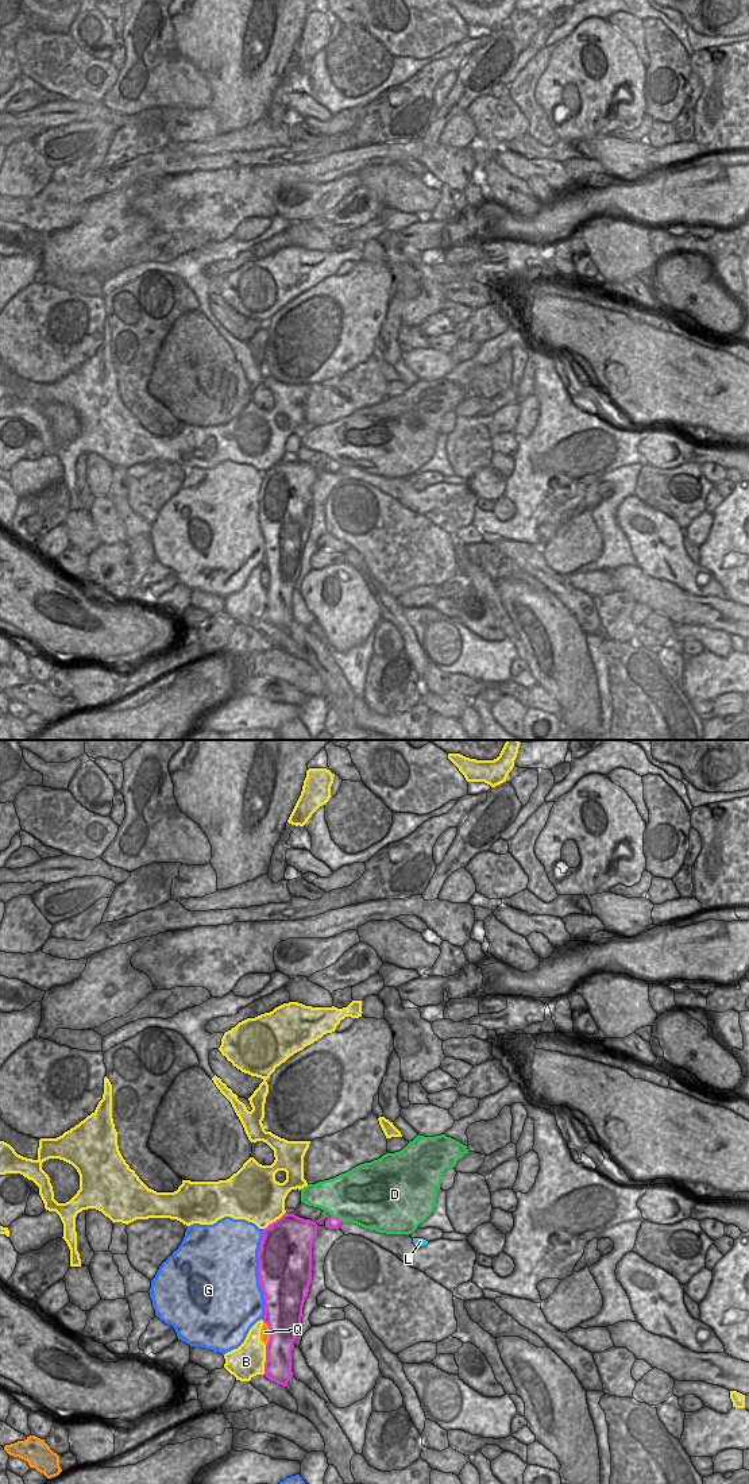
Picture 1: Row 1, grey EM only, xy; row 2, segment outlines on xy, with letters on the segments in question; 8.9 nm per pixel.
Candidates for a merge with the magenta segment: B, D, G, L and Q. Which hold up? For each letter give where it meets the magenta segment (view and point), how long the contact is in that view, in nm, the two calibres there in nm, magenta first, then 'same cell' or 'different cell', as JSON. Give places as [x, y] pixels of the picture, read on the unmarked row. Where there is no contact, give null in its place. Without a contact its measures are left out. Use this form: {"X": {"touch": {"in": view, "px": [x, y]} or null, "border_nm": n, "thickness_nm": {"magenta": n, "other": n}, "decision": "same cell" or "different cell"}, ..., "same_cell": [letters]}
{"B": {"touch": {"in": "xy", "px": [266, 604]}, "border_nm": 260, "thickness_nm": {"magenta": 240, "other": 300}, "decision": "different cell"}, "D": {"touch": {"in": "xy", "px": [335, 461]}, "border_nm": 130, "thickness_nm": {"magenta": 120, "other": 460}, "decision": "different cell"}, "G": {"touch": {"in": "xy", "px": [258, 519]}, "border_nm": 800, "thickness_nm": {"magenta": 480, "other": 500}, "decision": "different cell"}, "L": {"touch": {"in": "xy", "px": [414, 486]}, "border_nm": 80, "thickness_nm": {"magenta": 20, "other": 70}, "decision": "different cell"}, "Q": {"touch": {"in": "xy", "px": [270, 577]}, "border_nm": 220, "thickness_nm": {"magenta": 340, "other": 100}, "decision": "different cell"}, "same_cell": []}

